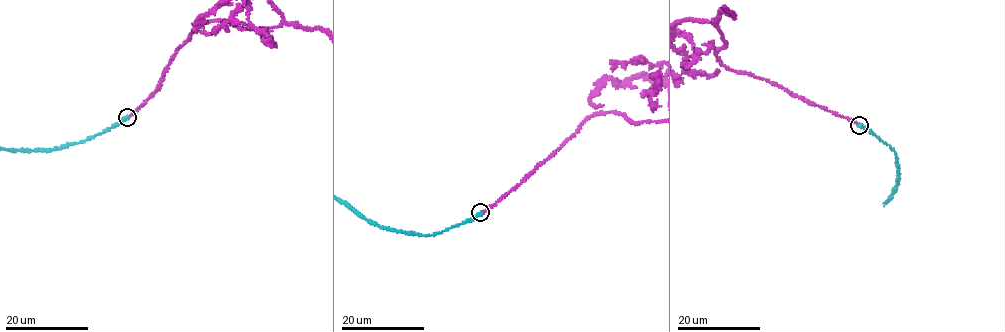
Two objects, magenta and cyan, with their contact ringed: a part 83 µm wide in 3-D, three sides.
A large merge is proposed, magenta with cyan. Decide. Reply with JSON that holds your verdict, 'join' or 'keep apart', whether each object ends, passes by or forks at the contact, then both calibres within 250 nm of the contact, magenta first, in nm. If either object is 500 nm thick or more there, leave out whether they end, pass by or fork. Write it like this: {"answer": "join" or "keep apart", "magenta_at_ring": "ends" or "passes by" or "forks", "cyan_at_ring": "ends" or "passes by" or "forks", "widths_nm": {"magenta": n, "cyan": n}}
{"answer": "join", "magenta_at_ring": "ends", "cyan_at_ring": "ends", "widths_nm": {"magenta": 200, "cyan": 480}}

